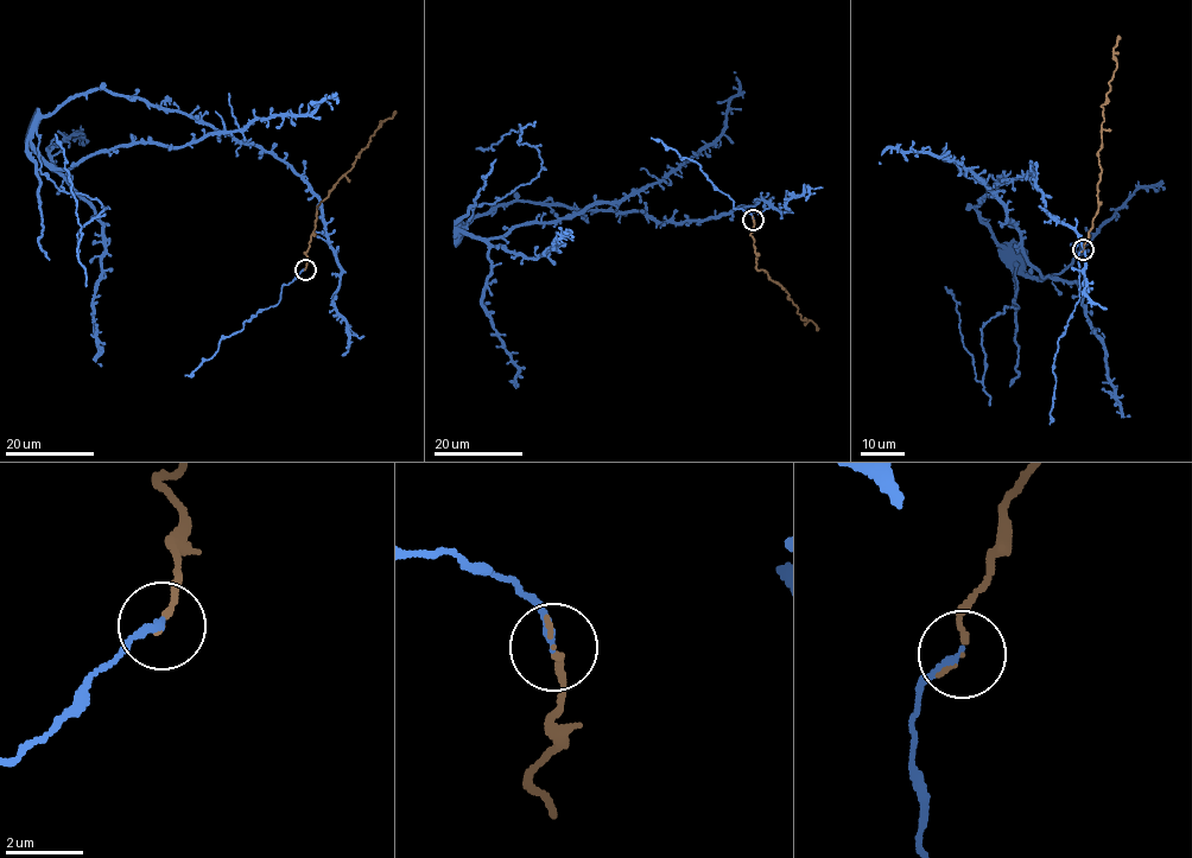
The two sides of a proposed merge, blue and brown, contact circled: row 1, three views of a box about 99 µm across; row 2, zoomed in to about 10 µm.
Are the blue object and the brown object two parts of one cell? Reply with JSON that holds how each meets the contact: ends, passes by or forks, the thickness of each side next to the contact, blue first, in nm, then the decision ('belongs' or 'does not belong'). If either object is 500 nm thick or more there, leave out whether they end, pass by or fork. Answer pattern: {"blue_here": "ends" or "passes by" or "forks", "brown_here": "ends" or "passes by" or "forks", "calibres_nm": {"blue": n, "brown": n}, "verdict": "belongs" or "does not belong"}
{"blue_here": "ends", "brown_here": "ends", "calibres_nm": {"blue": 190, "brown": 140}, "verdict": "belongs"}

